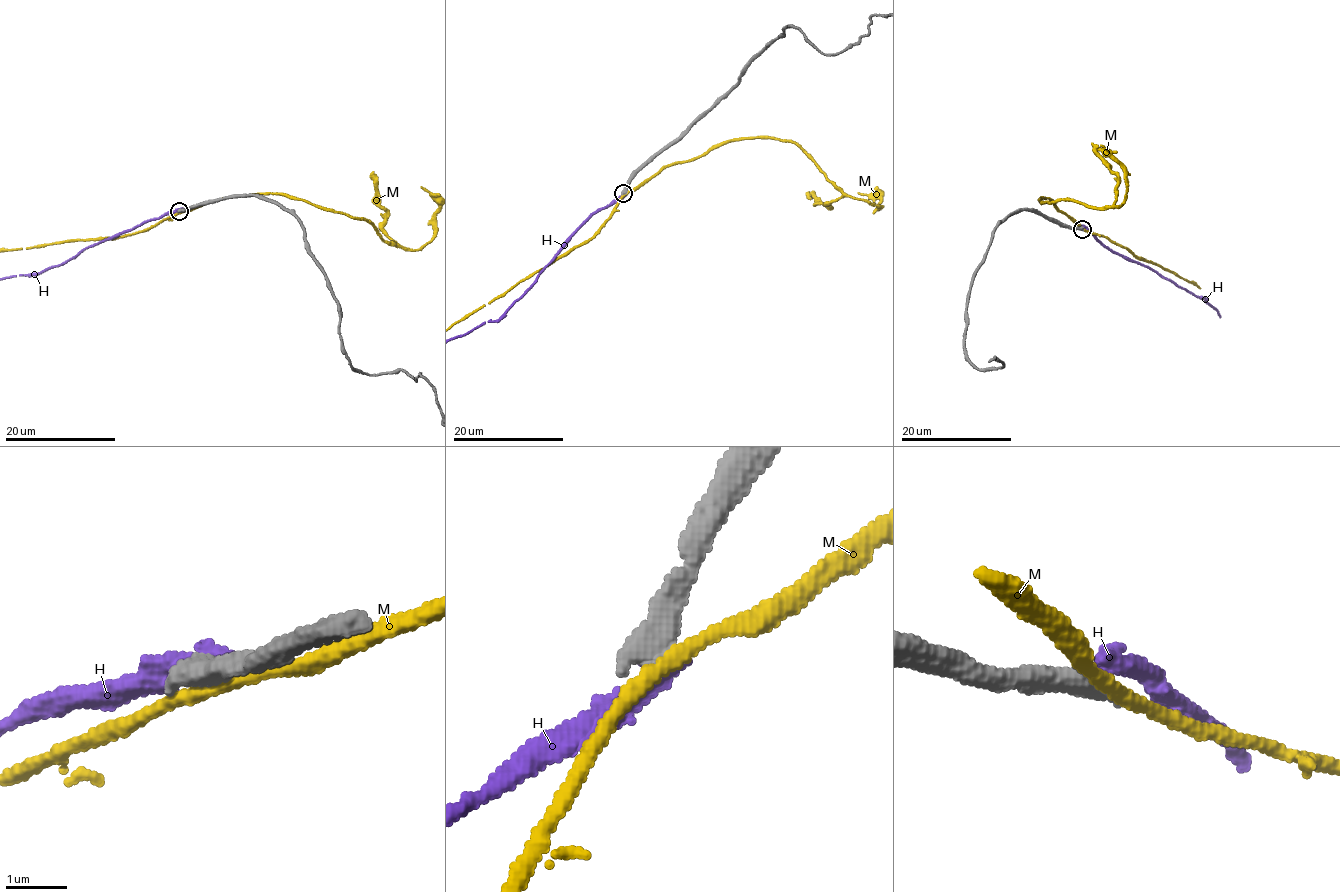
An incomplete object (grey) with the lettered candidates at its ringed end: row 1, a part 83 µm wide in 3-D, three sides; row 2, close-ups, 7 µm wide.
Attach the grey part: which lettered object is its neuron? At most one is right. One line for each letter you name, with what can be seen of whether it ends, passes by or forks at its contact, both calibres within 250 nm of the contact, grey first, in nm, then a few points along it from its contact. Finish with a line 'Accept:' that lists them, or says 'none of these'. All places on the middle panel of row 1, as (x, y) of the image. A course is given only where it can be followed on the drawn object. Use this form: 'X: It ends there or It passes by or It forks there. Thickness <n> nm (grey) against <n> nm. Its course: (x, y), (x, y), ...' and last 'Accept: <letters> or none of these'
Accept: none of these

